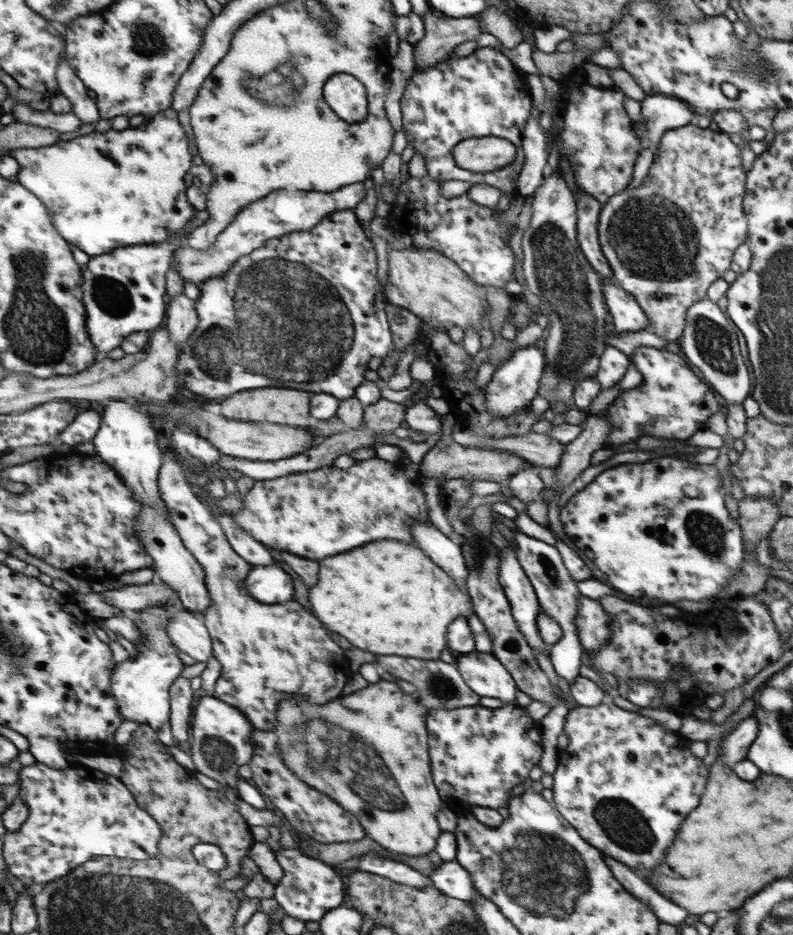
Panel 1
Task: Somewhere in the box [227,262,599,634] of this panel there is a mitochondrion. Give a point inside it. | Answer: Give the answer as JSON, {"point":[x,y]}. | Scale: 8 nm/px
{"point":[549,570]}

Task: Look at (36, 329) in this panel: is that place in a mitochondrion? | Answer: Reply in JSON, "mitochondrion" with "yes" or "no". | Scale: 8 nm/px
{"mitochondrion":"yes"}

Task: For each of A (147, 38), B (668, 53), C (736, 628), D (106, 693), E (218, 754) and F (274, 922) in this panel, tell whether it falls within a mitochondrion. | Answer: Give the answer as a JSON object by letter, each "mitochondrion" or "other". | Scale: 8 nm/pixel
{"A":"mitochondrion","B":"other","C":"other","D":"other","E":"mitochondrion","F":"other"}

